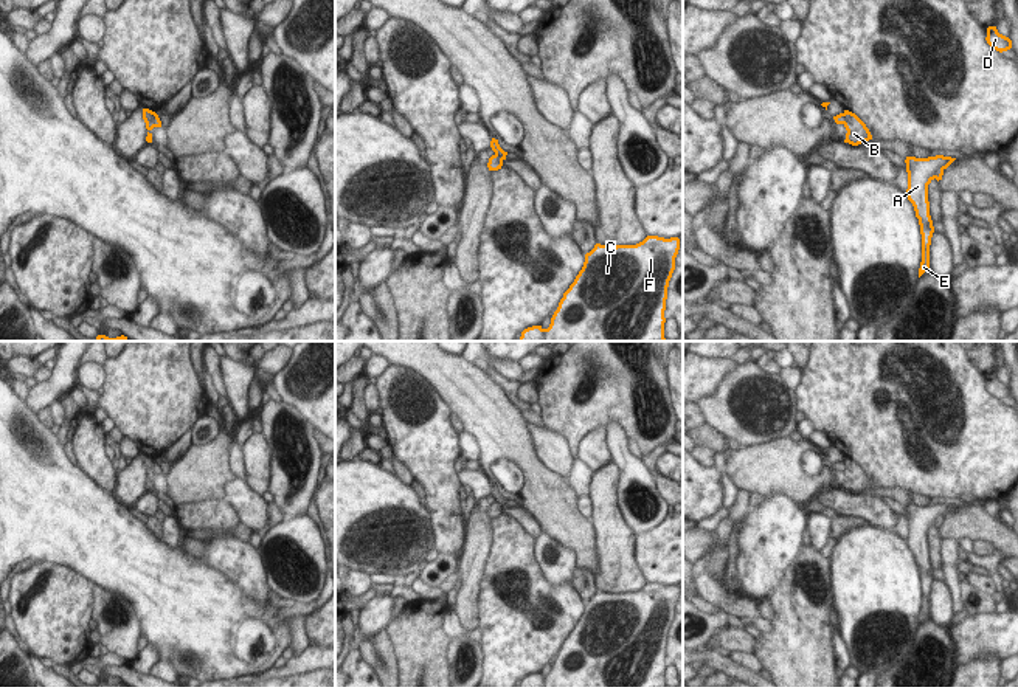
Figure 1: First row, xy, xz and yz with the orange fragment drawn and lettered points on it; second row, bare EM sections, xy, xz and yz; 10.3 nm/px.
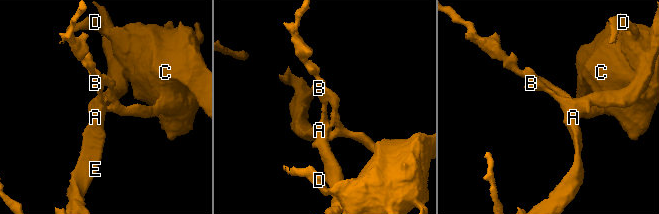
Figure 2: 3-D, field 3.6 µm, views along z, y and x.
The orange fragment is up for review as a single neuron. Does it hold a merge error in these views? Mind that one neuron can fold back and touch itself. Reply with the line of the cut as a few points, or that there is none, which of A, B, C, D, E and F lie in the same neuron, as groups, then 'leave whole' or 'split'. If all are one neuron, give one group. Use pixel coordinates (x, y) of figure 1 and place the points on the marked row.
xz (495, 154), (503, 158) | A B E / C D F | split

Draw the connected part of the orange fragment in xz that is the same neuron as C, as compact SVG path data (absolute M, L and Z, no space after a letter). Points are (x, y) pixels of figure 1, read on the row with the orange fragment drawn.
M647 236L636 245L596 243L563 293L543 341L666 341L667 287L678 250L678 237L658 236Z

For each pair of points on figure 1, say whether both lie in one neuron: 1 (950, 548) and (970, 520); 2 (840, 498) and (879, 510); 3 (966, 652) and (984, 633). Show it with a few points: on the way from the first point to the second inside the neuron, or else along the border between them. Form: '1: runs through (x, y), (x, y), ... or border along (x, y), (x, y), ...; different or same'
1: border along (959, 540), (942, 542); different
2: runs through (849, 504), (869, 509); same
3: runs through (970, 647), (979, 638); same

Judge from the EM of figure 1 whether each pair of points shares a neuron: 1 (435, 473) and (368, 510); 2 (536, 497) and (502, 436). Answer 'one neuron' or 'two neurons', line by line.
1: two neurons
2: one neuron

